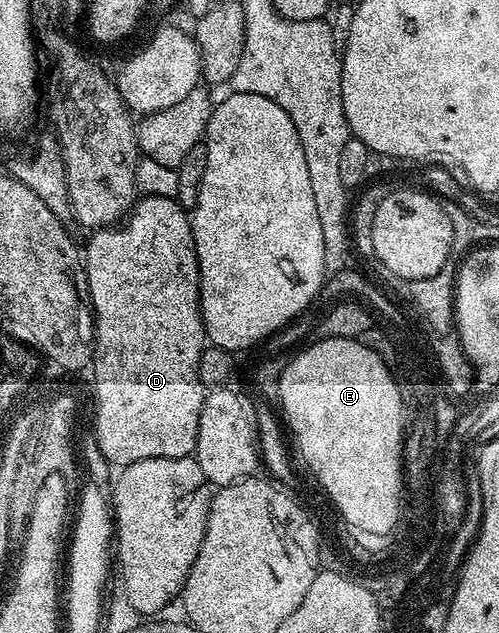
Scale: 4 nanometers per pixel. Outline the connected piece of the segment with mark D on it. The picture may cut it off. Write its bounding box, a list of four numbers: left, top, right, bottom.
[84,195,208,466]

